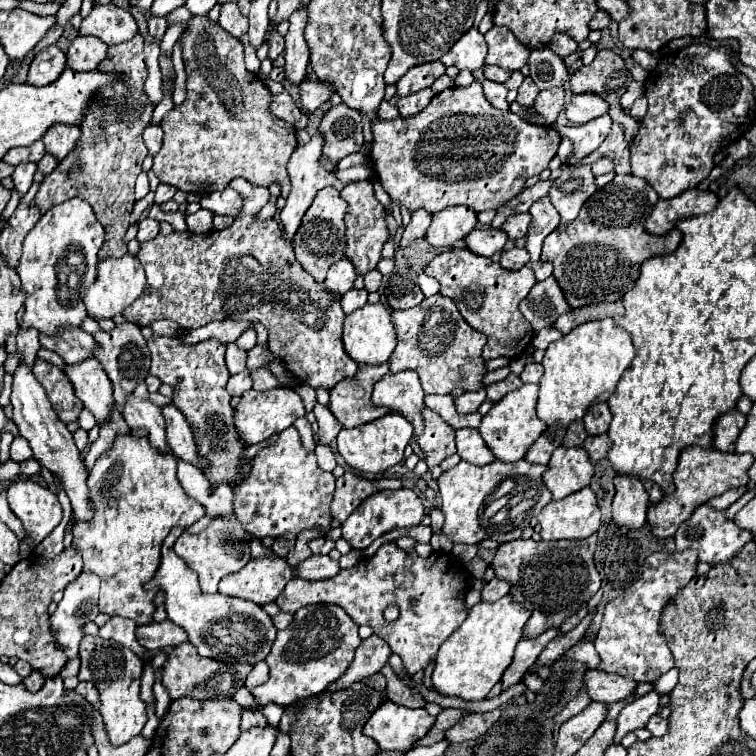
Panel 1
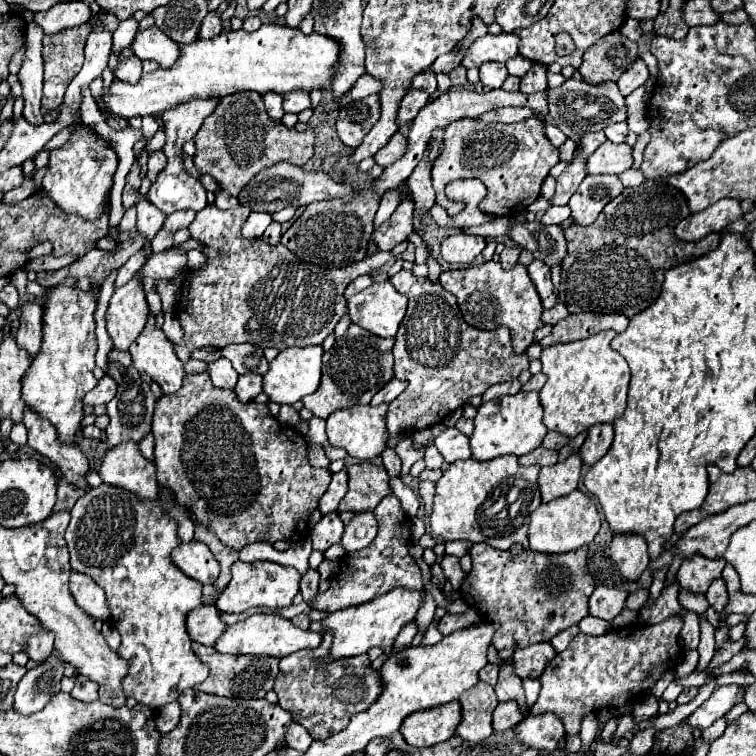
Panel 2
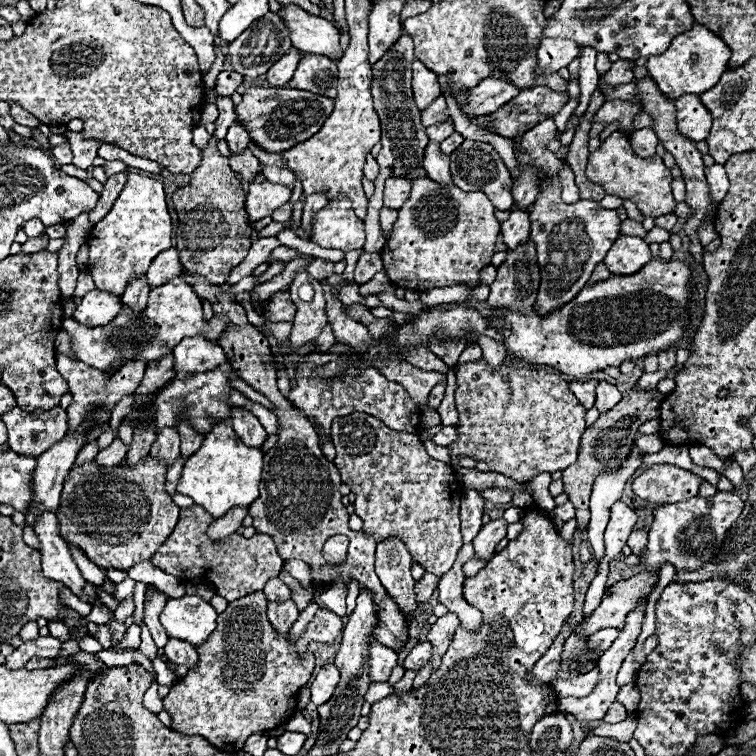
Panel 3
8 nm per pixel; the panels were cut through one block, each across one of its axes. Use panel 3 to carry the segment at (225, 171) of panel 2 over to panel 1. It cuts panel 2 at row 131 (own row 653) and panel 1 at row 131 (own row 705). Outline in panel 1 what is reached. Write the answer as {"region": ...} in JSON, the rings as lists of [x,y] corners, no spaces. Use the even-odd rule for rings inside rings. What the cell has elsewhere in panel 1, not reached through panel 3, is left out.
{"region":[[[192,16],[184,24],[180,36],[182,58],[186,64],[186,100],[168,112],[160,124],[164,130],[164,144],[154,156],[152,172],[160,182],[168,182],[184,192],[208,194],[214,190],[224,190],[232,178],[246,178],[254,186],[282,186],[282,198],[290,192],[290,178],[286,164],[296,148],[296,130],[292,124],[276,118],[270,112],[272,92],[262,84],[262,80],[248,72],[244,66],[244,46],[236,38],[228,36],[220,24],[210,22],[208,16]]]}

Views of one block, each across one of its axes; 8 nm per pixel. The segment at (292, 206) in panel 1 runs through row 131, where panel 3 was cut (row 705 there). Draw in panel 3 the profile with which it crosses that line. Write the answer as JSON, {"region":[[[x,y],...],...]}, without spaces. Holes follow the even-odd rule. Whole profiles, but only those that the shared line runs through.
{"region":[[[326,664],[320,668],[316,678],[312,680],[312,686],[310,686],[312,702],[316,706],[320,706],[328,698],[332,698],[339,680],[340,672],[334,664]]]}

